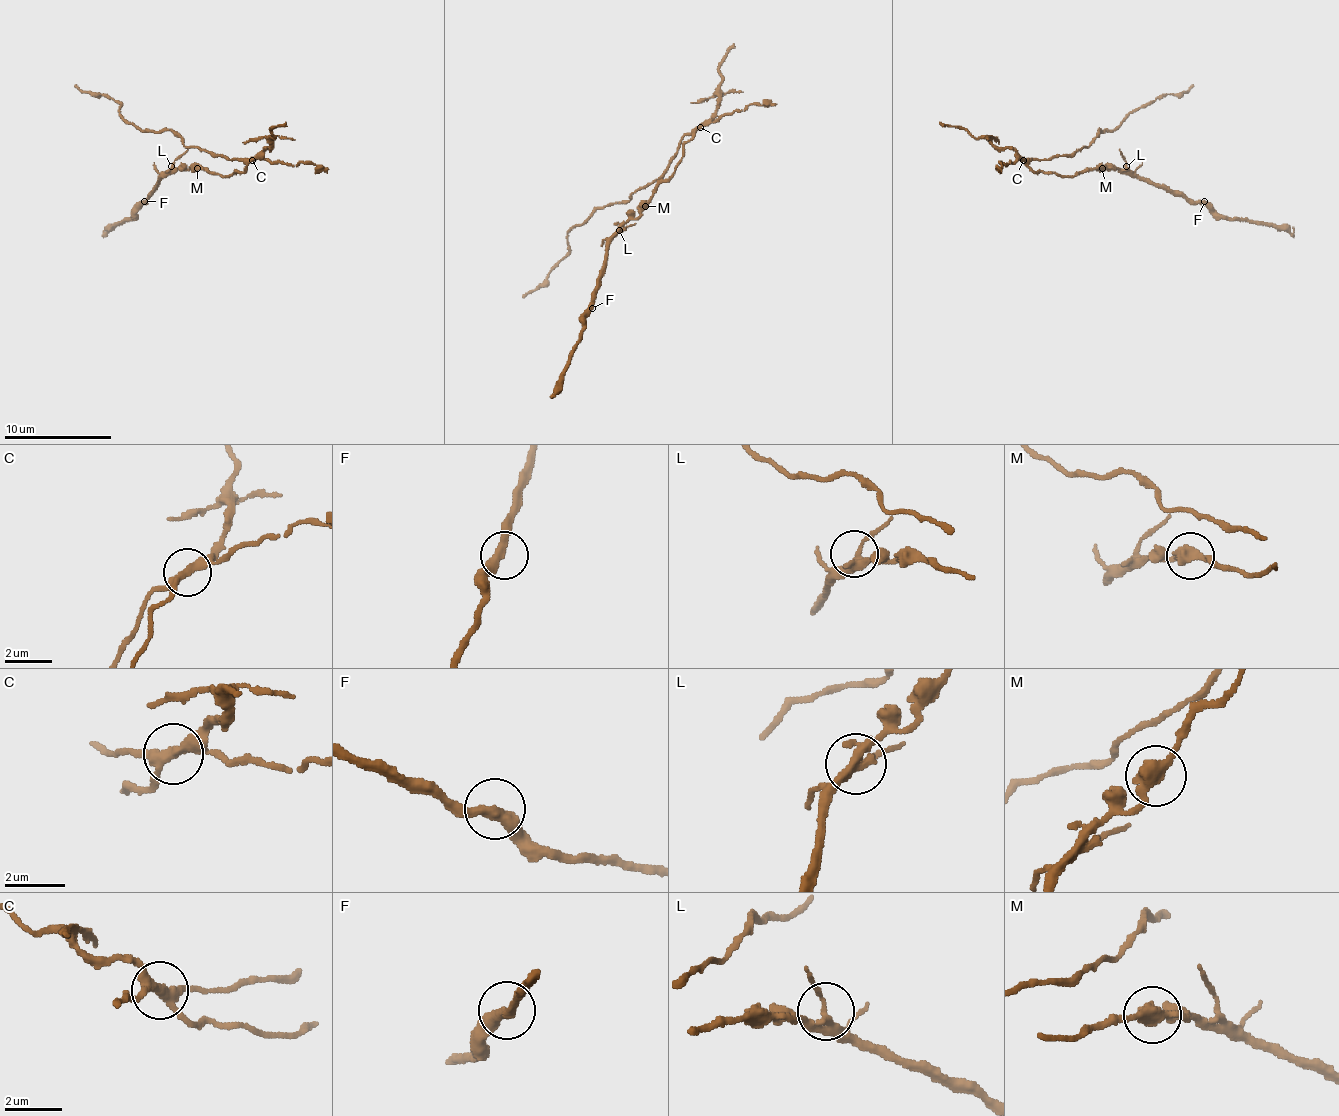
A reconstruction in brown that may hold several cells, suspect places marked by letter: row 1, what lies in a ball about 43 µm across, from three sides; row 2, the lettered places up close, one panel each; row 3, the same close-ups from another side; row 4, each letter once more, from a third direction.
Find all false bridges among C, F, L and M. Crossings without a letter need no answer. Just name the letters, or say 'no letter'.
C

